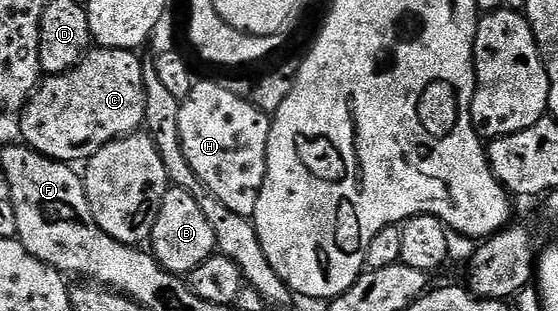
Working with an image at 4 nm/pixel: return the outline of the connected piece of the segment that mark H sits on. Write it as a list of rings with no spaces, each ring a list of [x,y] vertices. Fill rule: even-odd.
[[[200,81],[193,84],[190,95],[180,102],[180,115],[178,117],[178,135],[182,139],[182,151],[186,155],[186,163],[194,167],[194,175],[210,187],[218,199],[234,215],[242,215],[252,218],[258,207],[258,195],[262,191],[262,183],[266,179],[266,151],[270,143],[270,127],[272,118],[263,113],[249,98],[239,98],[233,92],[228,91],[224,83],[219,81]]]

